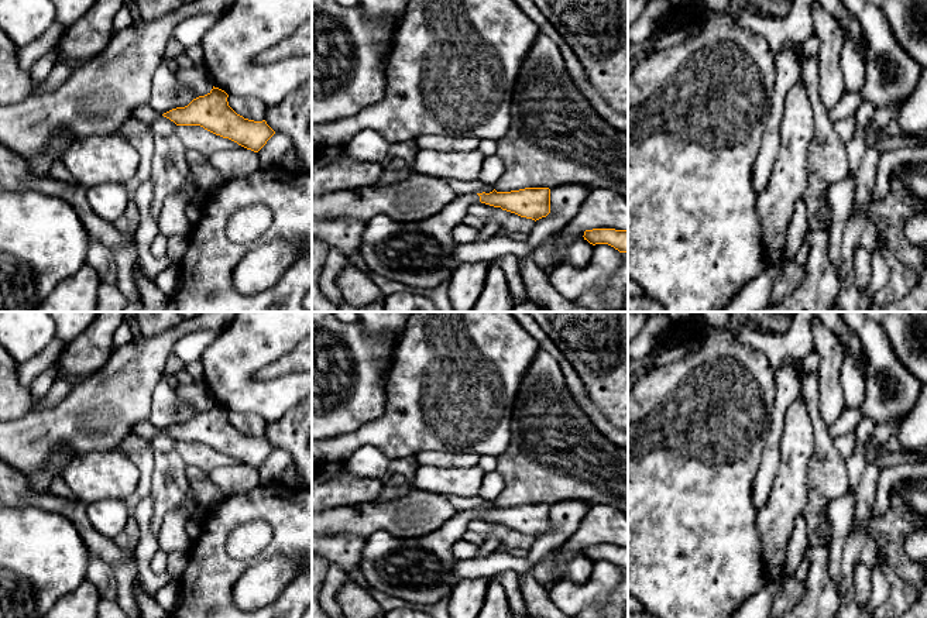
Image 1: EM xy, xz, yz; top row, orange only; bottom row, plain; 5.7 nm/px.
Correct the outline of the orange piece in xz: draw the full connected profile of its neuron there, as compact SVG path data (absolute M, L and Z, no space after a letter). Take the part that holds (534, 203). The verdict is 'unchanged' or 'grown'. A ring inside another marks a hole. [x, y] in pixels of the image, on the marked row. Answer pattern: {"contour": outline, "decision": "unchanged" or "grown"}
{"contour": "M525 188L511 192L470 193L459 196L440 213L420 222L395 222L374 216L365 222L360 254L371 272L412 288L432 289L450 281L457 260L454 229L463 223L468 207L481 202L521 217L539 220L550 213L549 188Z", "decision": "grown"}

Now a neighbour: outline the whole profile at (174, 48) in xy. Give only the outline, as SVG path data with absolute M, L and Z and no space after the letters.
M171 37L166 42L164 56L165 56L165 59L178 58L182 54L185 54L185 51L186 49L182 47L182 44L178 40L175 40L174 37Z

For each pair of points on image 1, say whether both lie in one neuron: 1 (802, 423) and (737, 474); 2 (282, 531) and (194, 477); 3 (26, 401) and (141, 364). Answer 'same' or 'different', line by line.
1: different
2: different
3: different

